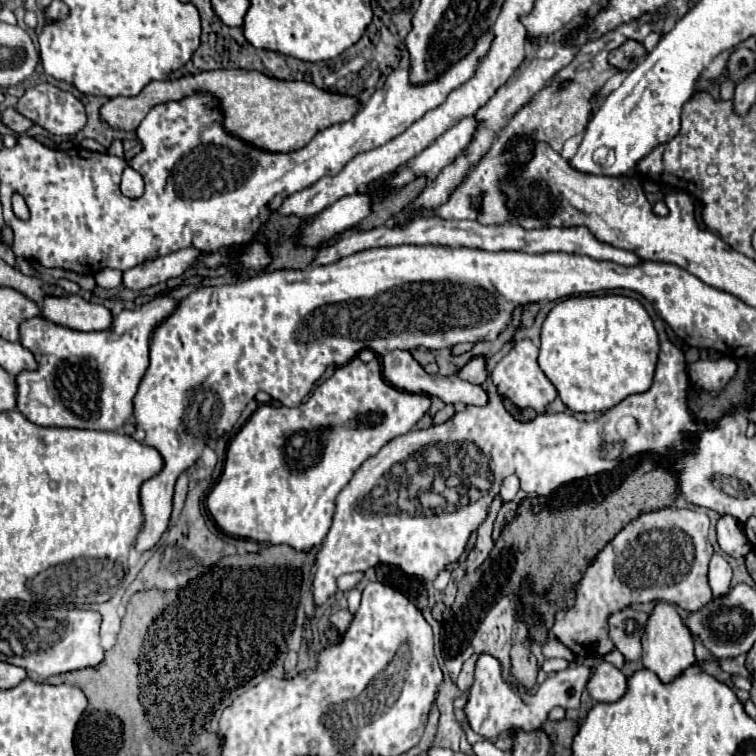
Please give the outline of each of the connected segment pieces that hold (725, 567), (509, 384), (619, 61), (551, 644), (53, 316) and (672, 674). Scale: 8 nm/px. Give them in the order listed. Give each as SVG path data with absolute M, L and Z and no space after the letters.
M714 555L710 561L710 573L708 573L712 595L720 597L720 595L728 593L730 579L732 579L732 567L728 565L726 559L716 559L716 555Z
M522 339L494 367L490 377L492 377L494 385L496 385L496 389L500 391L500 395L510 399L518 409L534 409L536 413L546 413L548 403L552 403L558 393L556 393L554 385L548 381L548 377L542 373L542 369L538 367L536 357L538 357L538 347L534 347L534 343L530 339Z
M626 41L620 49L610 53L610 63L616 65L622 71L628 71L636 59L640 59L646 53L646 49L636 41Z
M548 639L542 647L542 655L546 659L550 659L550 657L562 657L562 659L568 659L568 661L574 659L574 653L568 647L564 647L558 639Z
M68 295L68 297L46 297L42 301L42 315L58 325L64 325L64 327L70 327L70 329L76 329L76 331L106 331L112 327L112 311L106 309L104 305L98 305L98 303L90 303L86 299L82 299L80 295Z
M668 603L656 605L654 611L650 613L646 633L642 635L642 665L654 671L662 683L672 683L674 679L678 679L678 675L682 675L682 671L696 665L692 635L684 627L678 613Z

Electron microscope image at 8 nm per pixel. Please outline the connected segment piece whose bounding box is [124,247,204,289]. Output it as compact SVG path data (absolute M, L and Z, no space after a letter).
M186 247L186 249L170 253L166 257L146 261L138 267L124 271L124 287L128 287L128 289L148 289L152 285L168 281L170 277L178 277L186 269L194 267L198 263L200 255L204 255L204 251L200 251L196 247Z

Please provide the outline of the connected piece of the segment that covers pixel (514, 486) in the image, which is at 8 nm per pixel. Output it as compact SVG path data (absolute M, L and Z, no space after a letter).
M508 475L508 477L504 479L504 483L502 483L502 489L500 489L500 497L502 497L502 501L504 501L504 503L512 501L514 495L518 493L518 489L520 489L520 481L518 481L518 477L516 477L516 475Z

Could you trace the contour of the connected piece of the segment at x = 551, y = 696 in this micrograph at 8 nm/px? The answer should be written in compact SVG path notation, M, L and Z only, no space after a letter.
M480 655L476 661L476 681L470 689L470 699L466 703L466 719L470 727L480 733L482 737L498 737L500 733L506 733L510 729L538 729L546 721L546 715L552 707L564 707L564 709L578 709L580 707L580 695L592 675L592 667L576 667L576 669L564 669L554 675L550 675L536 691L536 695L530 695L526 691L514 689L510 683L506 683L500 677L500 663L492 655Z

